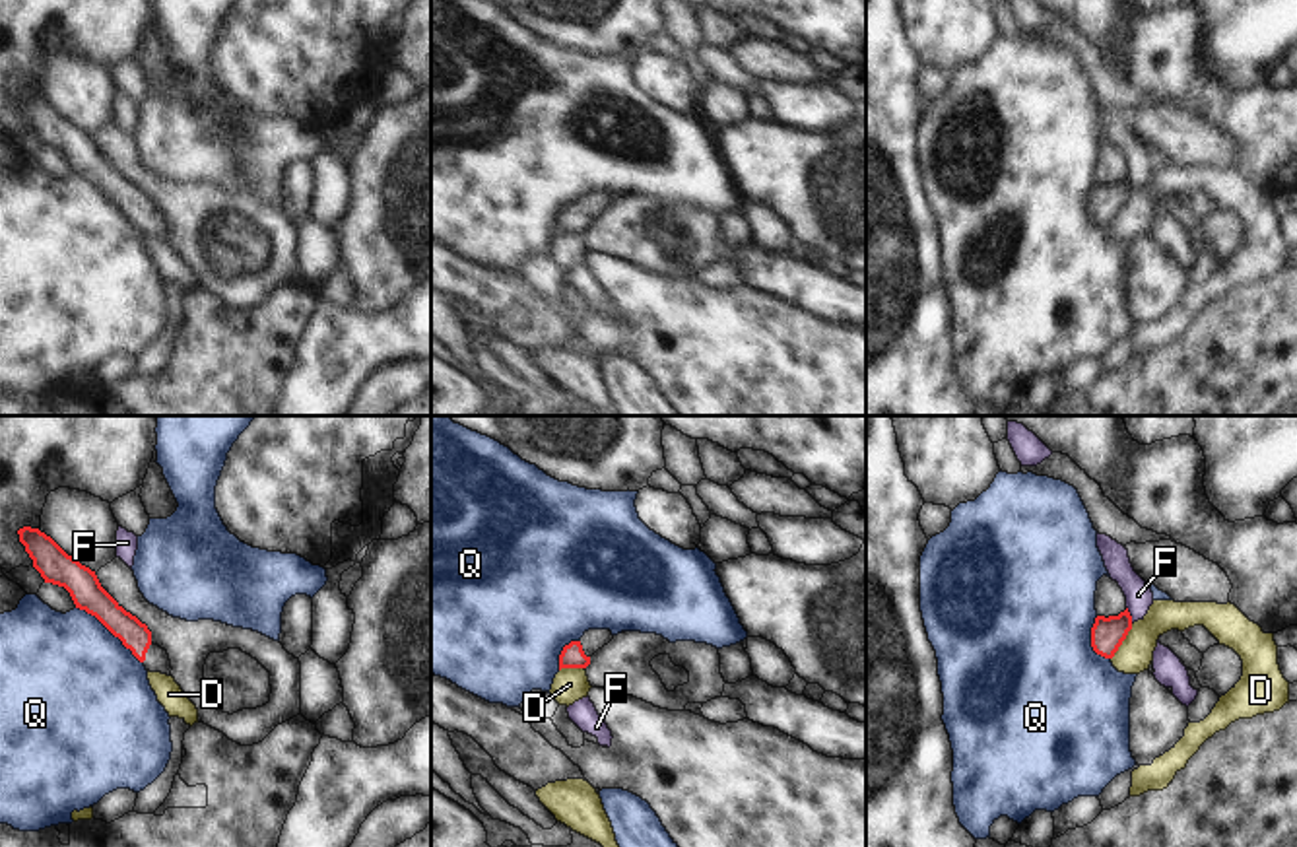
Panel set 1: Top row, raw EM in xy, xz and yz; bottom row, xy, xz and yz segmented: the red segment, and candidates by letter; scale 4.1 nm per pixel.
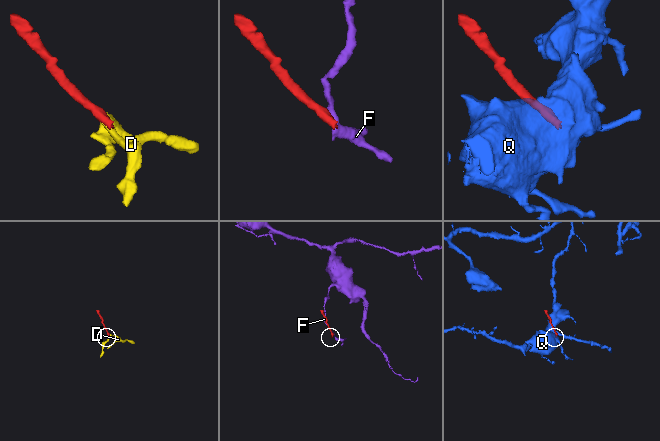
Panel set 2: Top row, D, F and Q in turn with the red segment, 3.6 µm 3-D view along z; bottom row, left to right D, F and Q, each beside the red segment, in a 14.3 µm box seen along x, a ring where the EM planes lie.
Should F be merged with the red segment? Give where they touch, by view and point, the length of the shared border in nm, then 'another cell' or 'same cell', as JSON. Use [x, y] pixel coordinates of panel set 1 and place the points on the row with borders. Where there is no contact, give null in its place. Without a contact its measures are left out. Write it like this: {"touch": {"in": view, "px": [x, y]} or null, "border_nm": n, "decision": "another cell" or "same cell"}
{"touch": {"in": "yz", "px": [1129, 614]}, "border_nm": 80, "decision": "another cell"}

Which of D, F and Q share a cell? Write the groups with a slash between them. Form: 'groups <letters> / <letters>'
groups D / F / Q

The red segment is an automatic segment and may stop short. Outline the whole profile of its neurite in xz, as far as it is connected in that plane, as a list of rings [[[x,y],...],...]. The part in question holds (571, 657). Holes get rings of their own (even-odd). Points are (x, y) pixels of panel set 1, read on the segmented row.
[[[588,629],[579,641],[571,641],[559,655],[561,668],[586,668],[590,657],[614,639],[610,629]]]

